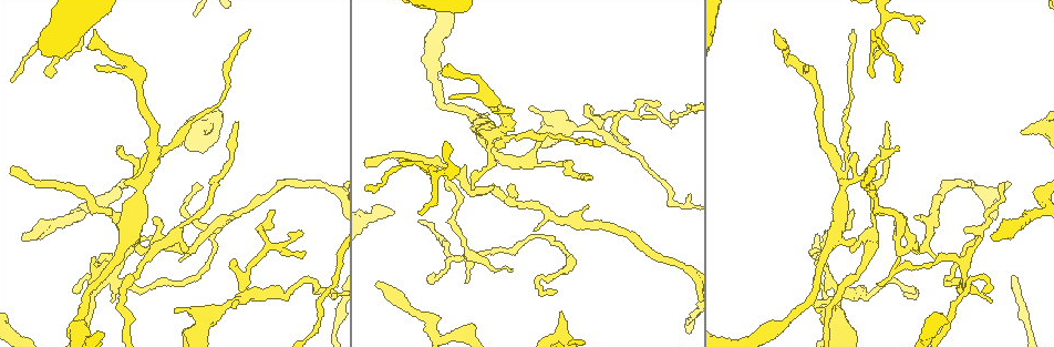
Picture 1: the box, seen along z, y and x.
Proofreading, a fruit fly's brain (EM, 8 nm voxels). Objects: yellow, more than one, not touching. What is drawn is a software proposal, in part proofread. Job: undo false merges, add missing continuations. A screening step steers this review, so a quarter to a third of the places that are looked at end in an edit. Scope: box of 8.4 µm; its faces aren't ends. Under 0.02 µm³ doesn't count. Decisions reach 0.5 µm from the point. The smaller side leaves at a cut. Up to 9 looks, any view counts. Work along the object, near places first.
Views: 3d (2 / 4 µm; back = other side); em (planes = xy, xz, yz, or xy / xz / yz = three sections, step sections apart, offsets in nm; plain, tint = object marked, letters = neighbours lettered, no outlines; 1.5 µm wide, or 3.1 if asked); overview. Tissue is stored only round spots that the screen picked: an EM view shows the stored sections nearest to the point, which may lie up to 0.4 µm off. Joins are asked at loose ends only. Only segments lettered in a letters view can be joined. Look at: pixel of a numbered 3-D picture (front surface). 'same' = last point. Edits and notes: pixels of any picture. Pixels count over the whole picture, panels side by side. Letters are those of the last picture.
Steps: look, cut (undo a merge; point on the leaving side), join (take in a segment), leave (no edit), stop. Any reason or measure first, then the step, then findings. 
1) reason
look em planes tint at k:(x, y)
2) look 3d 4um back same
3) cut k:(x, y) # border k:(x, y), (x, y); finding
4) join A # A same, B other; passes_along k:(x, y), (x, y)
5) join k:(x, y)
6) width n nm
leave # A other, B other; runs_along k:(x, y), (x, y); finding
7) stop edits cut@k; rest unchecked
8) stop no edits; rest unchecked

branch stops here
look 3d 4um at 1:(995, 238)

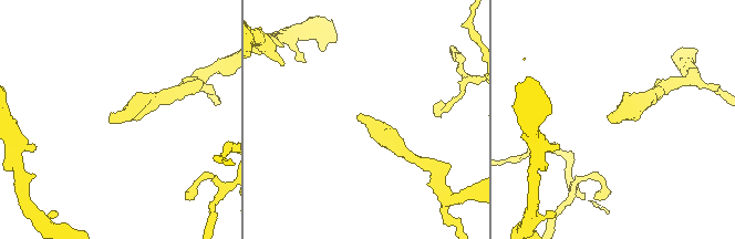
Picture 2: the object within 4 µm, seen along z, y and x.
look em yz step 8 tint at 2:(610, 120)

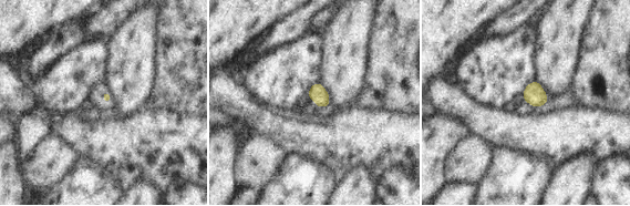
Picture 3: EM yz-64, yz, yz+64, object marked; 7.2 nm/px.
look em yz step 8 letters same

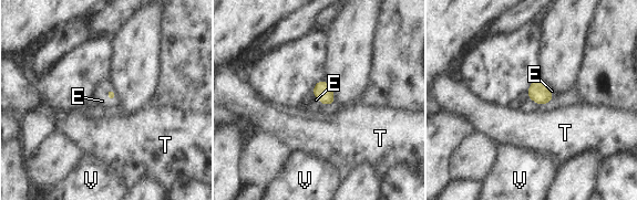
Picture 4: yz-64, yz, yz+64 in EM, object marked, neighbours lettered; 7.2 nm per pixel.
join E # E same, T other, V other; the cell continues

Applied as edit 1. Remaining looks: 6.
look overview

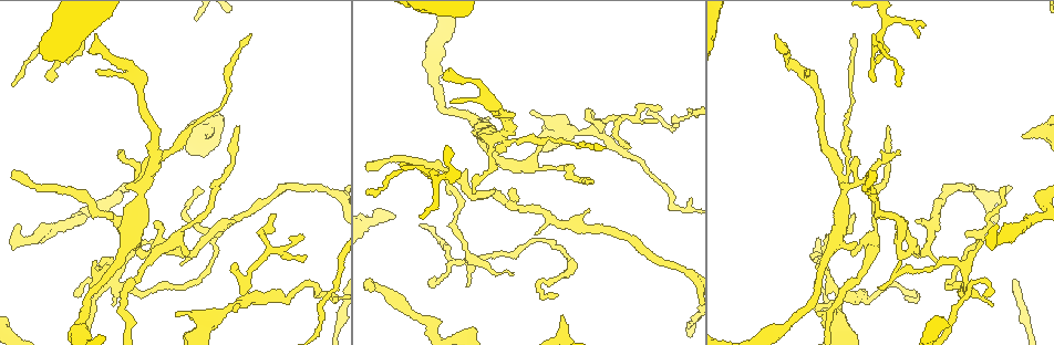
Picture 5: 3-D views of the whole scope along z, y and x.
an open end
look 3d 4um at 5:(511, 189)

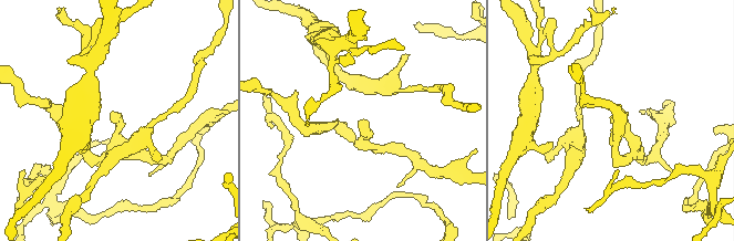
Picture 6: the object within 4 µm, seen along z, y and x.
look em yz step 4 tint at 6:(612, 122)

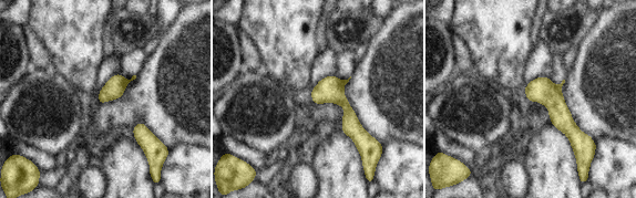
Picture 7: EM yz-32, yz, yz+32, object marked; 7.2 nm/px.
another direction
look em planes letters same

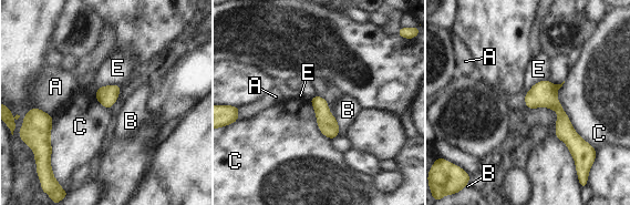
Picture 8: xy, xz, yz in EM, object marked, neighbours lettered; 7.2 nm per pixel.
width 140 nm
leave # A other, B other, C other, E other; border 8:(564, 81), (557, 99), (594, 149); none of them fits

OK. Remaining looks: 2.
an open end
look em xz step 8 tint at 5:(818, 263)

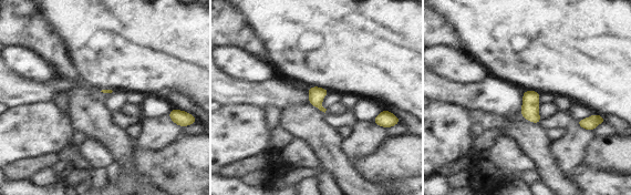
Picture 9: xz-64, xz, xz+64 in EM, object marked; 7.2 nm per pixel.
look em planes letters same

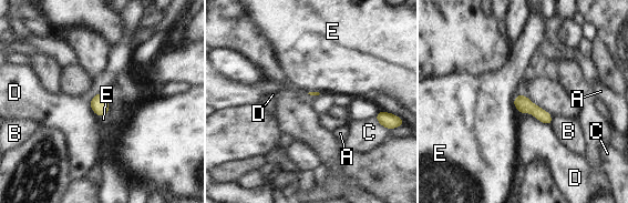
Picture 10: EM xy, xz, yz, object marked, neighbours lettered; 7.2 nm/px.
leave # A other, B other, C other, D other, E other; border 10:(512, 101), (513, 104); none of them fits

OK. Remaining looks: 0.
stop edits join@4; rest unchecked

